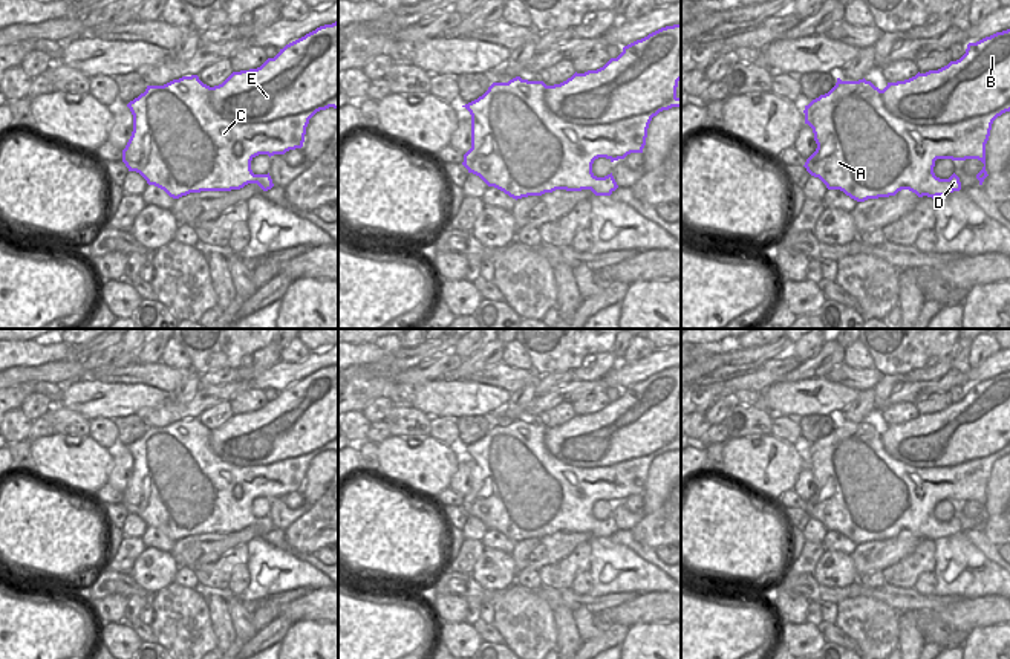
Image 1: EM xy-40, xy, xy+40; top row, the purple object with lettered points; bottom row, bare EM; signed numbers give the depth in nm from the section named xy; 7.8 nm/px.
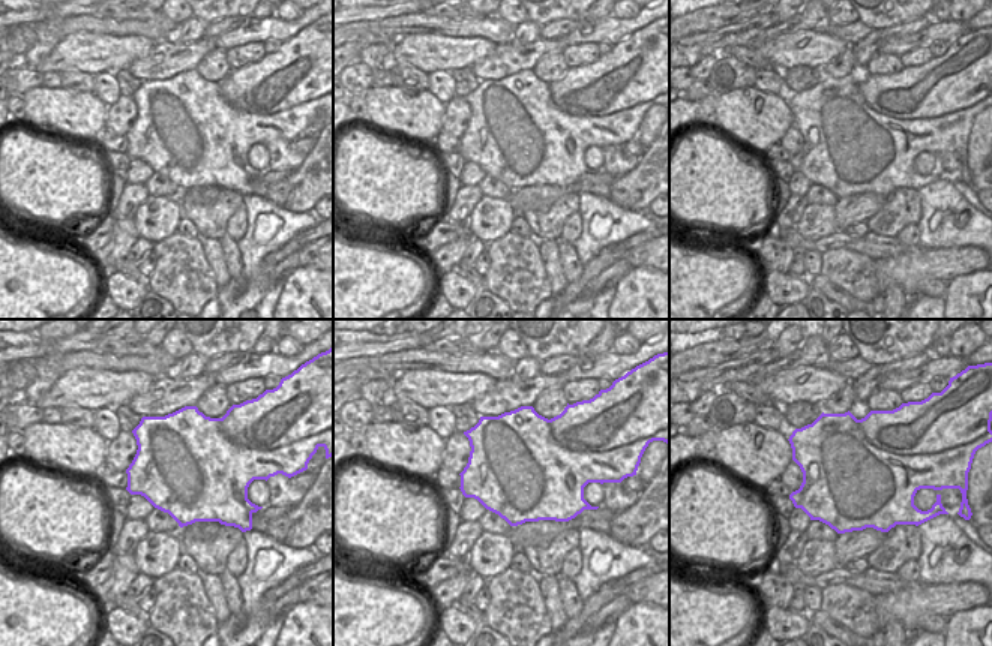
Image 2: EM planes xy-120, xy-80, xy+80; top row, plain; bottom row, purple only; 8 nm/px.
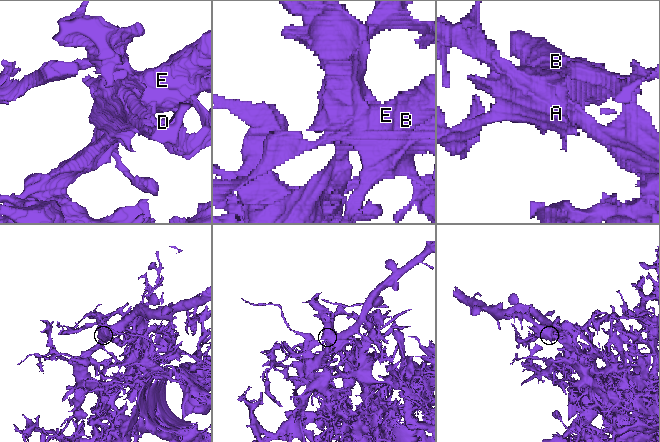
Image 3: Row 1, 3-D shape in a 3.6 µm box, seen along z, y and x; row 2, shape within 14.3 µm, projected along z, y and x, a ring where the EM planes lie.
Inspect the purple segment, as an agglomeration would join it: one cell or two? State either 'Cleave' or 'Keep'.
Cleave

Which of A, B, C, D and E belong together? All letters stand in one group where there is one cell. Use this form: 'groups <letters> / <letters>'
groups A C D / B E

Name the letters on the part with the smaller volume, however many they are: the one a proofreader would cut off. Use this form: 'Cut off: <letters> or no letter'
Cut off: B, E

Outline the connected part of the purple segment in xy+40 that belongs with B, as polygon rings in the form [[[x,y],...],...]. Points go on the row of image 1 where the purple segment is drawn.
[[[1010,29],[969,43],[966,54],[938,70],[917,73],[900,87],[924,84],[926,96],[940,96],[940,118],[963,119],[996,112],[1010,101]]]

